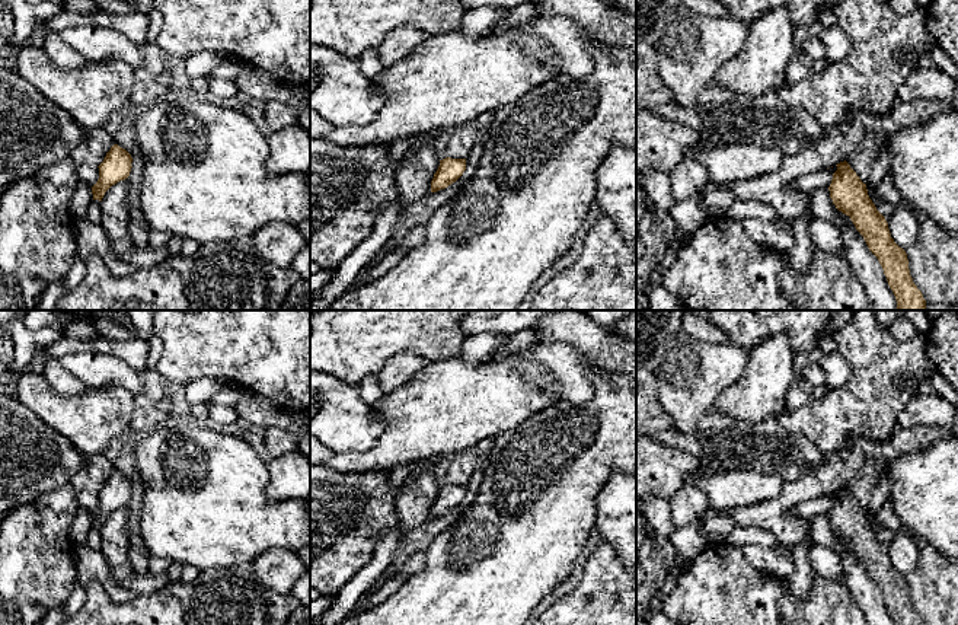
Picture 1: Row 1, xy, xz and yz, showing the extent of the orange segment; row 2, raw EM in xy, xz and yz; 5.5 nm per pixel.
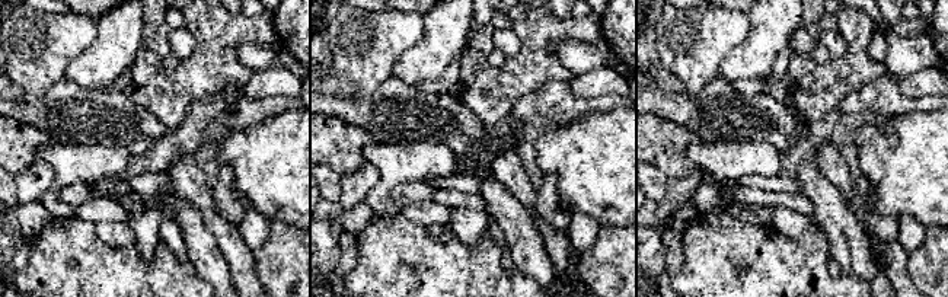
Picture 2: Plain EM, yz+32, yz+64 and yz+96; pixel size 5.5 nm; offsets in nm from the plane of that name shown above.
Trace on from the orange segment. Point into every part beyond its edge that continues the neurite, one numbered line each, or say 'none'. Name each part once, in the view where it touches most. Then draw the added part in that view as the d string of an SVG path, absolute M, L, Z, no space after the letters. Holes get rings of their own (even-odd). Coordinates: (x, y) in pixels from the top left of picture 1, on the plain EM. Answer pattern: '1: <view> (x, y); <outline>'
none

